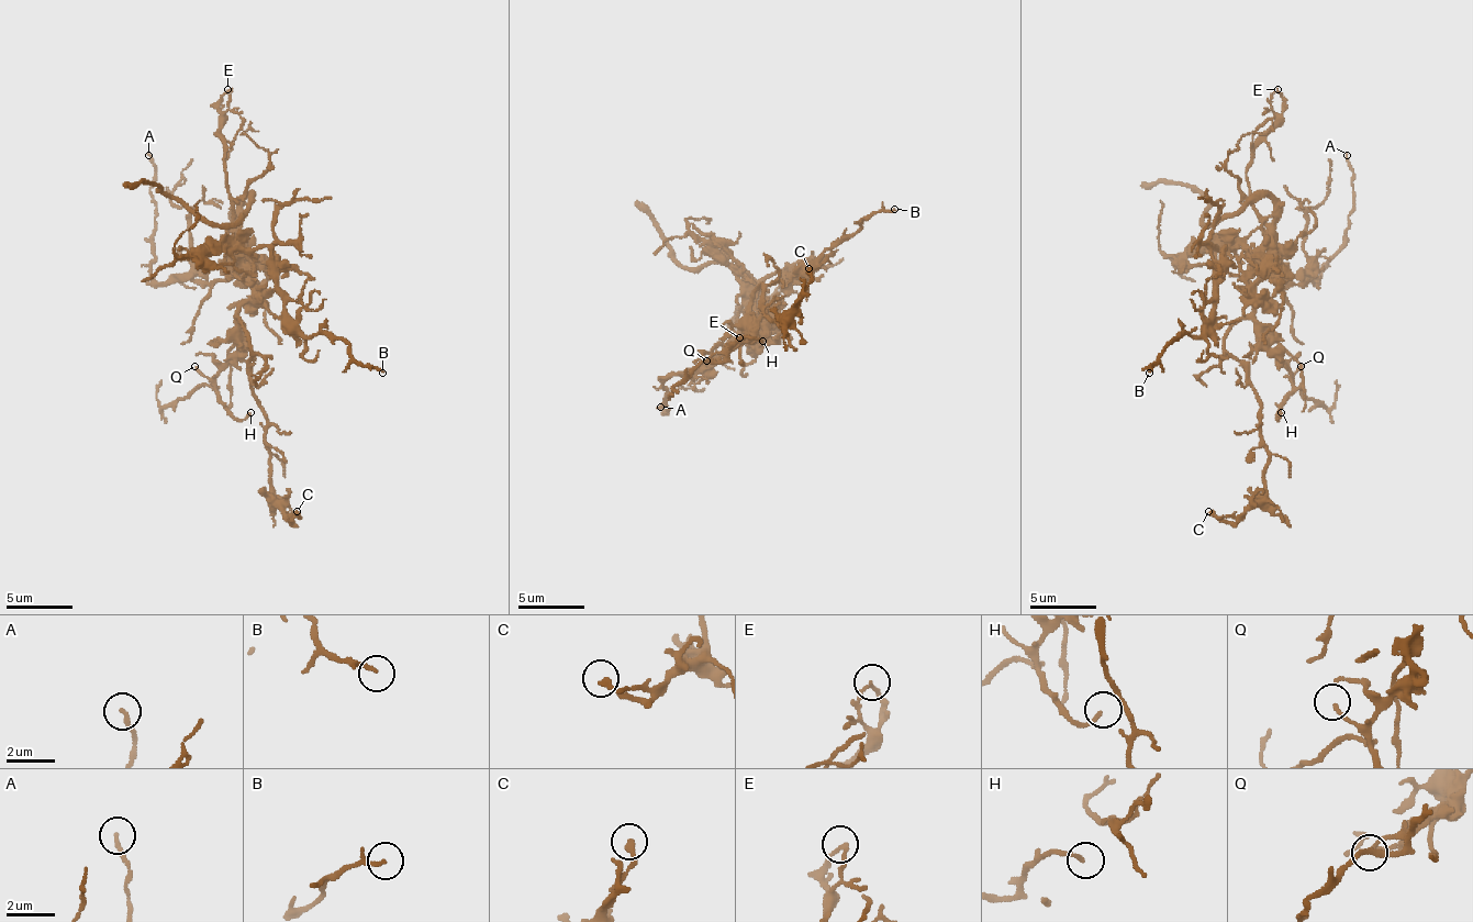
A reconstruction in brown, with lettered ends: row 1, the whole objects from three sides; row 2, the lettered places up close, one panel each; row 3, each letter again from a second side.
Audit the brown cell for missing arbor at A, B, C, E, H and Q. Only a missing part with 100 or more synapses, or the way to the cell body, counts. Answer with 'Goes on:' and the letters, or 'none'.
Goes on: none

